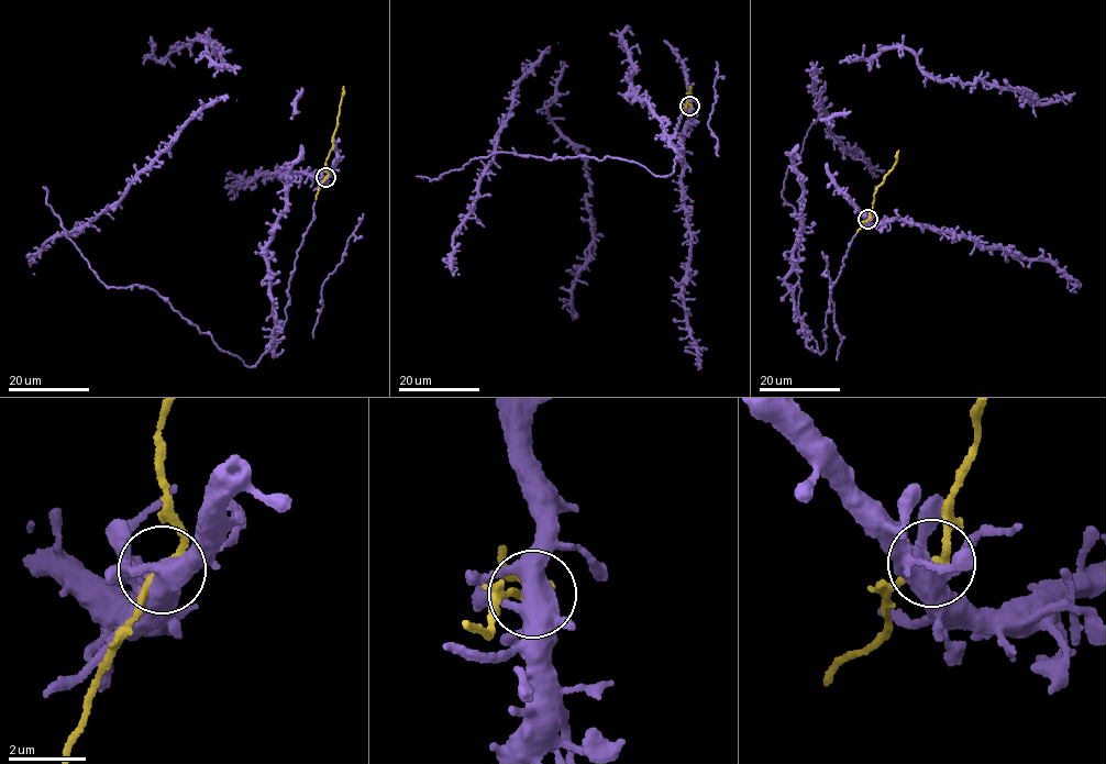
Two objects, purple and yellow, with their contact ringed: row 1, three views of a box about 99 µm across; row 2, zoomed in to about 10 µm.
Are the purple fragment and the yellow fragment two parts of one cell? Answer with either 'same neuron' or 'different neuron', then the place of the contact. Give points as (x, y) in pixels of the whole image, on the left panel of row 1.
same neuron; at (325, 177)

